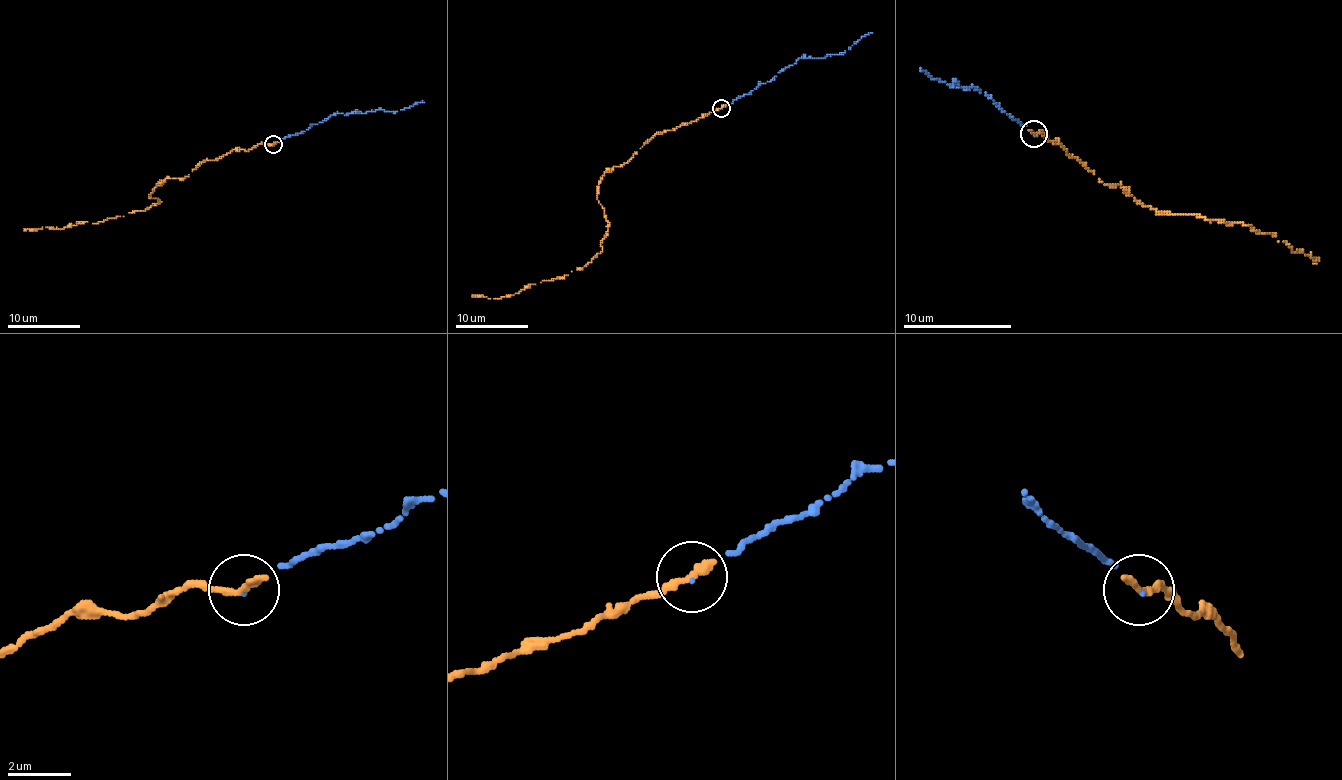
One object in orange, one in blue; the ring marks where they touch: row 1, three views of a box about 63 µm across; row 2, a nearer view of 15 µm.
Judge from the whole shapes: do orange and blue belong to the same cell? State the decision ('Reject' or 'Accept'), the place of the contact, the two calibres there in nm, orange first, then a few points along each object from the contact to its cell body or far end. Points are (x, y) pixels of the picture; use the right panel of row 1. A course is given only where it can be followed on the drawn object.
Accept. Place: (1033, 134). Thickness 320 nm (orange) against 50 nm. Course of orange: (1034, 133), (1053, 144), (1058, 141), (1107, 184), (1121, 184), (1159, 212), (1237, 222), (1319, 258), (1313, 263). Course of blue: (1034, 136), (1026, 125), (977, 90), (953, 84), (920, 71)

